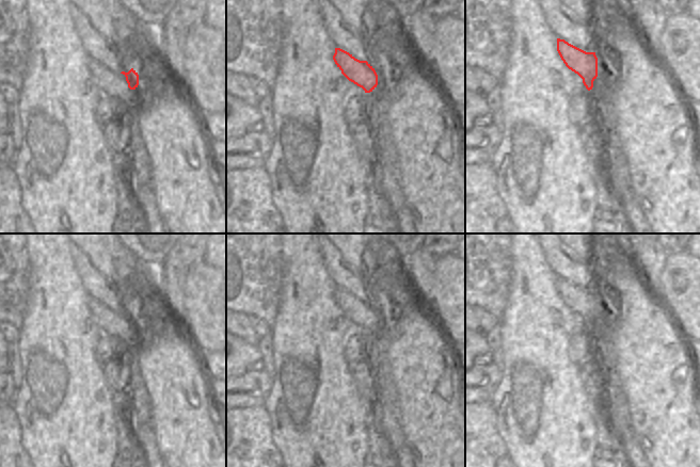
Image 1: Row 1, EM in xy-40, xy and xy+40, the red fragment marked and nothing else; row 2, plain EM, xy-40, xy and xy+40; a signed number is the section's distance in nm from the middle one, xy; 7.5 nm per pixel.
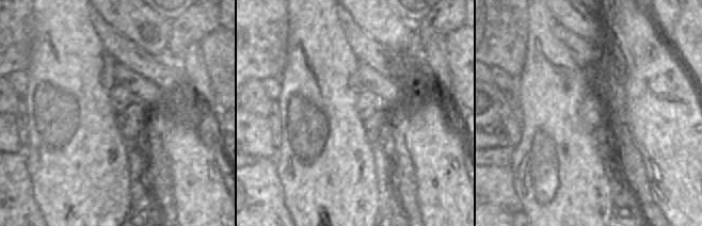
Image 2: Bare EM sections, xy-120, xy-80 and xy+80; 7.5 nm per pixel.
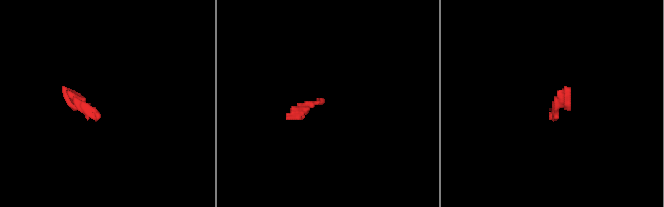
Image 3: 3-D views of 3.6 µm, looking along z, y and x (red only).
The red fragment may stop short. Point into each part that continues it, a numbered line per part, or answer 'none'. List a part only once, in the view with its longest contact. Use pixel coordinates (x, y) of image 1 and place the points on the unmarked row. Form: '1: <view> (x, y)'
1: xy (355, 328)

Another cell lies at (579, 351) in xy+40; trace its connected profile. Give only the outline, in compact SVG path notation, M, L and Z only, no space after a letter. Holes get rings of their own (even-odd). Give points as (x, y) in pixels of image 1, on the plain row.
M579 334L573 336L568 354L575 366L584 366L593 360L588 335L585 337Z

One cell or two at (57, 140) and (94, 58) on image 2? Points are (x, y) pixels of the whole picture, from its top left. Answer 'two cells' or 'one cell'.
one cell

